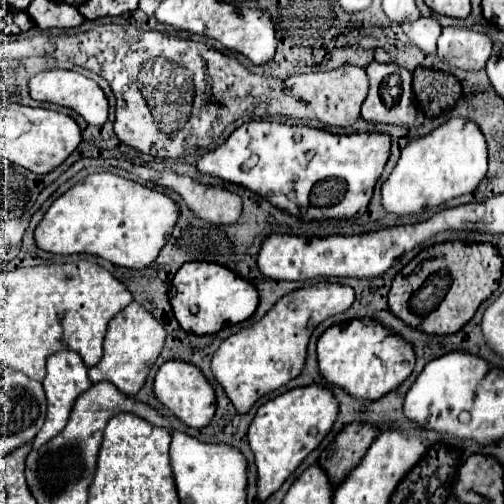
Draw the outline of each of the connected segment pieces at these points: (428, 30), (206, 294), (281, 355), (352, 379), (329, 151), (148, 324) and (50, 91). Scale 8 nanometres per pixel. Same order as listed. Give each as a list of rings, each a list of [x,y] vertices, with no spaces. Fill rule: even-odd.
[[[420,16],[418,20],[410,22],[406,20],[402,24],[404,32],[408,34],[408,38],[424,52],[424,54],[430,54],[430,52],[436,52],[436,40],[442,32],[442,26],[438,20],[434,20],[432,16],[430,18],[424,18]]]
[[[188,262],[184,264],[172,280],[170,304],[176,320],[186,332],[192,334],[214,334],[226,324],[238,324],[250,318],[258,306],[258,296],[252,284],[242,276],[236,276],[230,268],[208,262]]]
[[[314,284],[282,296],[262,320],[228,336],[212,356],[212,372],[224,386],[238,412],[248,412],[262,396],[296,378],[304,366],[308,340],[314,328],[332,314],[340,314],[354,302],[354,290],[346,284]]]
[[[356,318],[346,324],[334,324],[318,340],[318,366],[326,382],[336,384],[344,388],[348,394],[356,398],[364,398],[364,400],[378,400],[390,390],[398,388],[406,380],[406,376],[412,372],[414,362],[416,362],[416,354],[412,344],[404,340],[402,336],[394,336],[392,330],[384,328],[380,322],[370,318]]]
[[[248,122],[236,128],[222,146],[206,152],[198,160],[198,170],[258,192],[274,206],[294,216],[306,216],[306,220],[356,218],[368,208],[374,186],[388,162],[390,144],[388,132],[332,134],[300,124]],[[252,156],[258,156],[258,164],[244,172],[242,166]]]
[[[138,302],[128,304],[122,312],[118,312],[110,320],[106,340],[104,340],[104,356],[96,366],[92,366],[88,370],[90,380],[94,384],[100,380],[108,380],[120,392],[134,396],[144,386],[152,364],[156,362],[158,354],[162,352],[164,340],[166,340],[166,330],[162,328],[162,324],[156,322],[154,316],[142,304],[138,304]]]
[[[60,68],[44,70],[44,72],[38,72],[34,78],[30,78],[28,86],[30,86],[30,96],[36,102],[50,102],[50,104],[58,104],[58,106],[70,108],[70,110],[78,112],[88,124],[94,124],[94,126],[104,124],[108,120],[108,100],[104,96],[102,88],[94,80],[86,78],[80,72],[60,70]]]

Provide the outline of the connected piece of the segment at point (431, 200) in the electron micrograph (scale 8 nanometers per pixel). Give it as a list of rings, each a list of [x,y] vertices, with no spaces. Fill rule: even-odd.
[[[450,118],[426,136],[410,140],[398,164],[382,184],[382,204],[386,212],[420,214],[424,208],[440,206],[446,200],[474,192],[486,176],[488,148],[484,134],[472,120]]]

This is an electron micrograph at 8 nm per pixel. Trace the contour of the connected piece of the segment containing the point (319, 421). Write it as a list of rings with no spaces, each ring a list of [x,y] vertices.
[[[320,384],[292,388],[258,408],[248,432],[248,440],[256,456],[260,500],[266,500],[272,492],[276,492],[284,484],[284,480],[296,470],[296,466],[324,440],[336,416],[336,396],[330,388]]]

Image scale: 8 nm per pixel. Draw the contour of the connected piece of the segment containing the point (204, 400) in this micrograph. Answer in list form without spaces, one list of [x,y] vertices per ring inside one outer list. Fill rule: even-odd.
[[[168,360],[160,366],[154,380],[154,394],[166,408],[170,408],[172,414],[176,414],[184,424],[192,428],[206,426],[216,410],[216,394],[212,384],[206,380],[200,368],[184,360]]]

